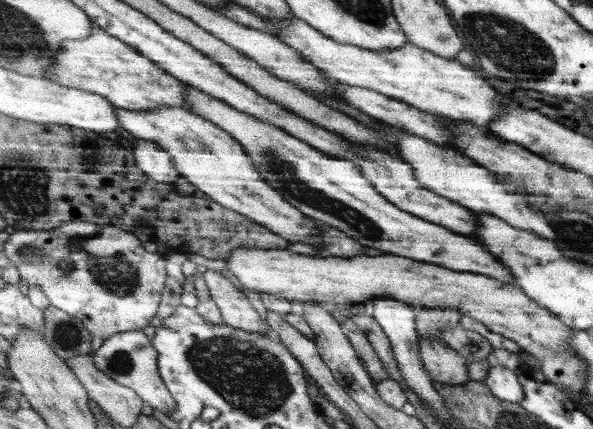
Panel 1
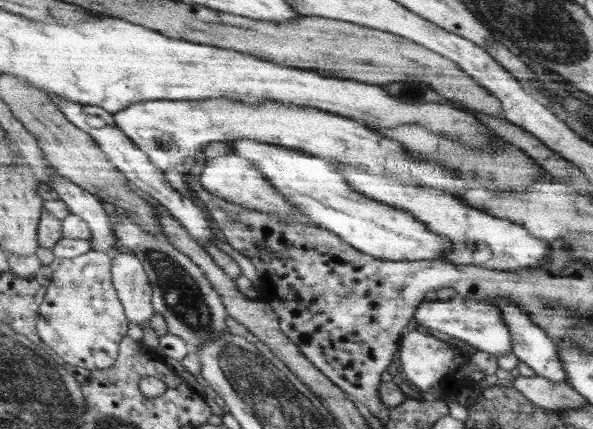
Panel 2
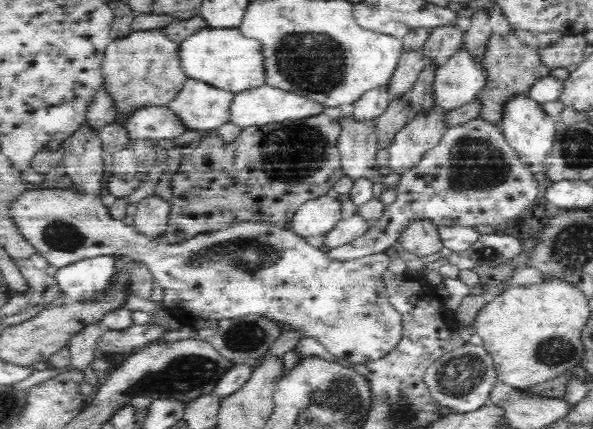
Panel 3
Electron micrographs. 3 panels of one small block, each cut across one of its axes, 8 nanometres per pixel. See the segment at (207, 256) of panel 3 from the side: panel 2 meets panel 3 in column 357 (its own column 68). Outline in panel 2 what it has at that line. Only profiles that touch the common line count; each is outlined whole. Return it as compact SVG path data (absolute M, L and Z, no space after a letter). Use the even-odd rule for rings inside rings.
M92 249L82 256L66 259L58 256L52 262L55 270L54 282L50 285L47 298L41 307L39 316L39 334L44 344L63 359L67 364L72 364L85 369L109 369L114 366L119 356L120 340L126 336L128 322L124 318L122 301L118 300L118 290L111 279L111 263L114 260L107 253Z

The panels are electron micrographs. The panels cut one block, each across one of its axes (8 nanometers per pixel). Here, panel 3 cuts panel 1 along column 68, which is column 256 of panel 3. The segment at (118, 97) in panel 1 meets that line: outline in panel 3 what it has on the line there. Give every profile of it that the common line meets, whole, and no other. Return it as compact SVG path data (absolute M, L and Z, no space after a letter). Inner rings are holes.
M208 26L192 32L180 41L178 57L180 67L189 78L202 80L233 94L265 84L260 41L242 36L236 27Z

